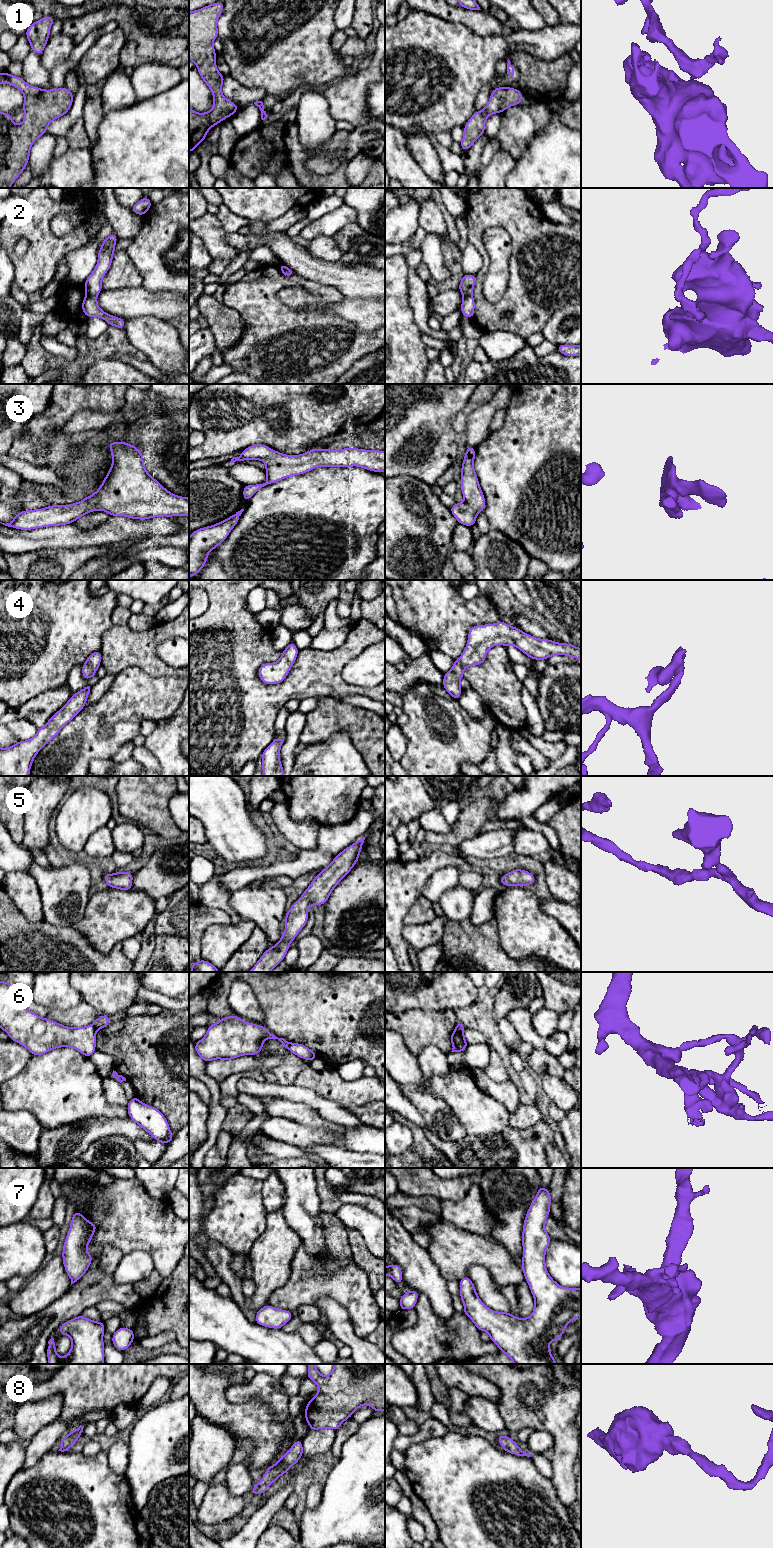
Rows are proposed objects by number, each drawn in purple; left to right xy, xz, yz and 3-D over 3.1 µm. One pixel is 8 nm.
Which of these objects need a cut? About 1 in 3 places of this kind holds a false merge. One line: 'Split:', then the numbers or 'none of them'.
Split: 1, 2, 6

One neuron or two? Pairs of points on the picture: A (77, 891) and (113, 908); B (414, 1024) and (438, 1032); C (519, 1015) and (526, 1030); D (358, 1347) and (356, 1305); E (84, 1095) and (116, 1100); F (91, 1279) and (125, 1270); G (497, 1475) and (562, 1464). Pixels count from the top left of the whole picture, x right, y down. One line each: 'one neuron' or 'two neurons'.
A: two neurons
B: one neuron
C: one neuron
D: two neurons
E: two neurons
F: two neurons
G: two neurons

